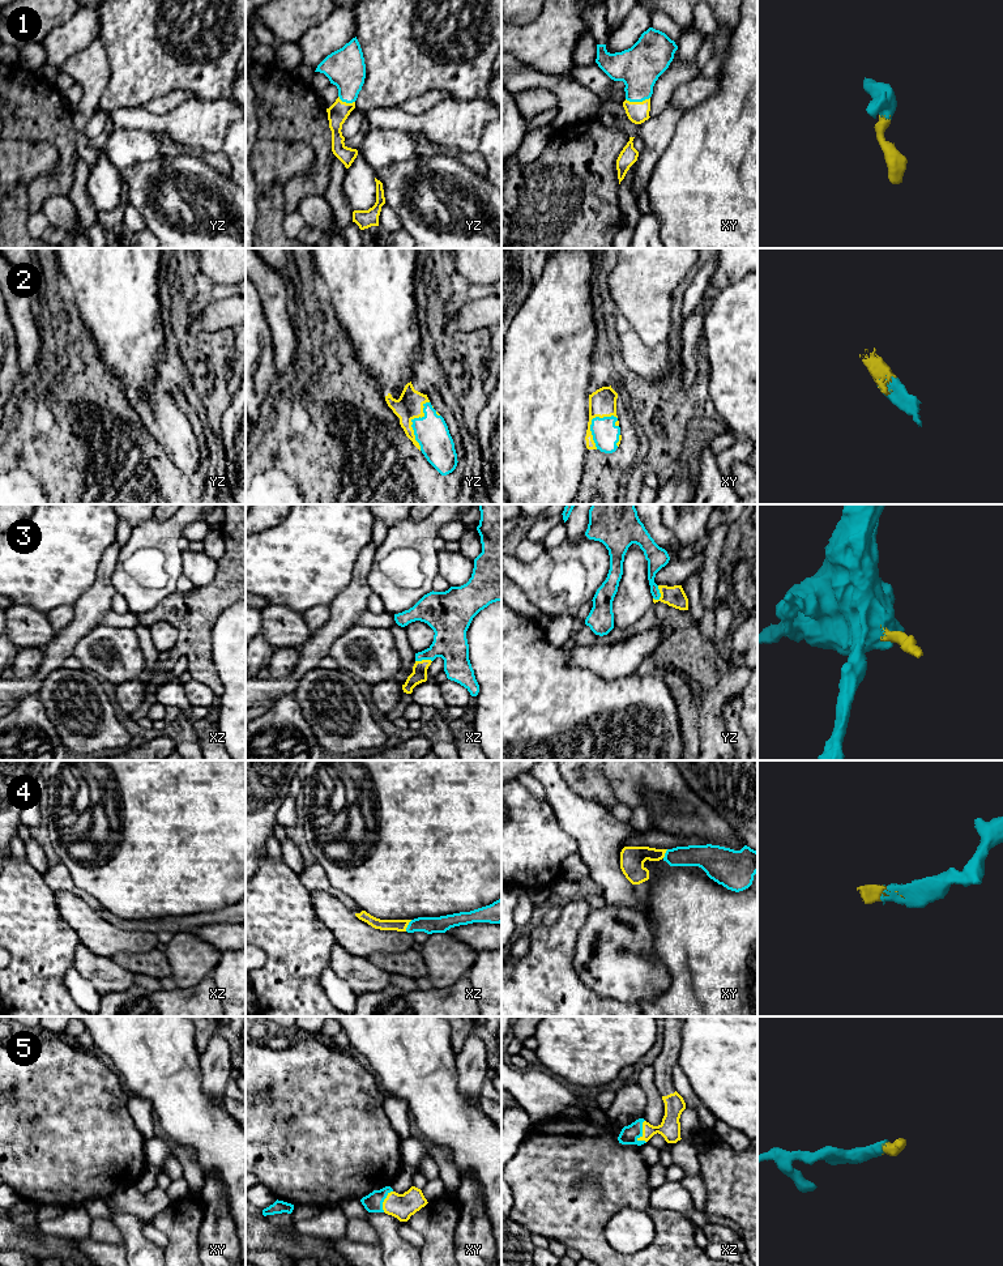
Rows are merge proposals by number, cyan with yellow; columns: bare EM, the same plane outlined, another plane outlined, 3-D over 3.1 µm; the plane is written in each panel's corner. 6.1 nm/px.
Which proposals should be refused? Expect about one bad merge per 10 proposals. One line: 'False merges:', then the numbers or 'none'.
False merges: none

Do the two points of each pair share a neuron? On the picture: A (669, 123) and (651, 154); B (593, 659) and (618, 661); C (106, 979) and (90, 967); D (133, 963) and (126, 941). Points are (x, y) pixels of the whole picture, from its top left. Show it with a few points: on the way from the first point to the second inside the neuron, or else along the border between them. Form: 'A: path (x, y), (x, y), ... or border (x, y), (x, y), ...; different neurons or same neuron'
A: path (661, 131), (656, 136), (653, 146); same neuron
B: path (600, 659), (611, 661); same neuron
C: path (102, 975), (94, 967); same neuron
D: border (154, 947), (148, 951), (116, 953), (110, 957); different neurons

